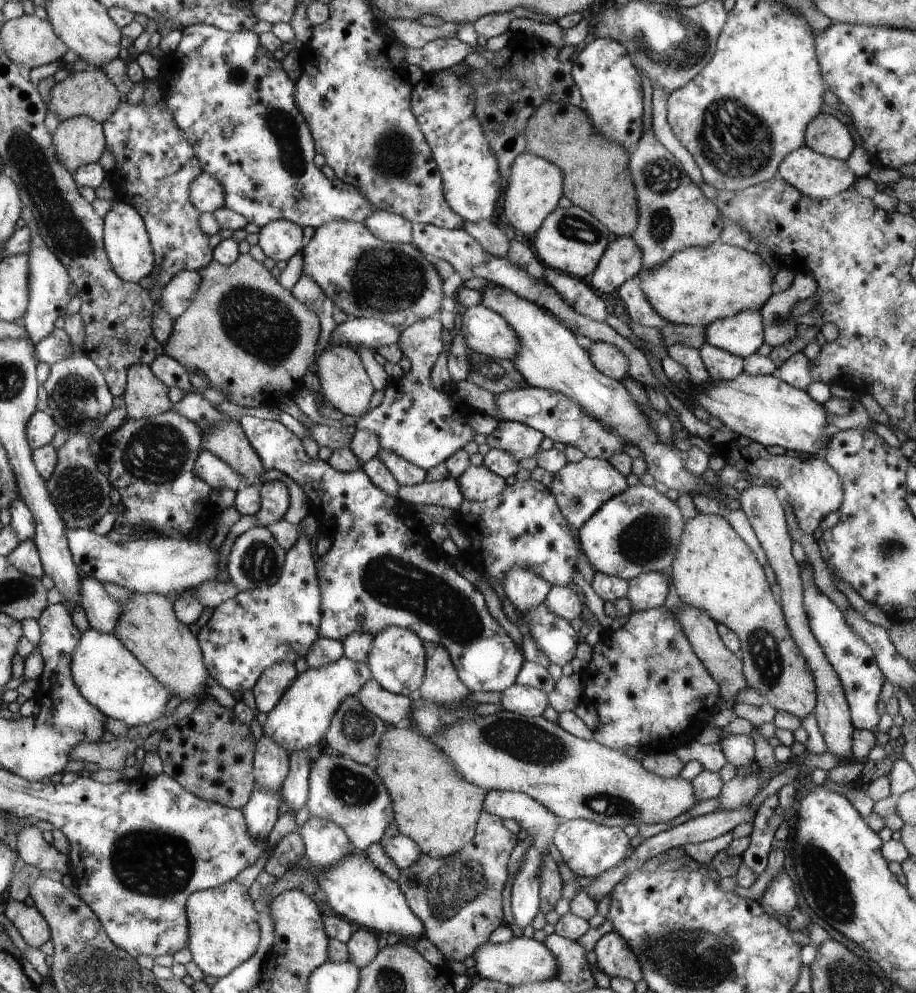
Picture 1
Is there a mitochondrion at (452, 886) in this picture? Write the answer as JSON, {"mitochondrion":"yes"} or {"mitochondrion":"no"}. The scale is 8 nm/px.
{"mitochondrion":"yes"}

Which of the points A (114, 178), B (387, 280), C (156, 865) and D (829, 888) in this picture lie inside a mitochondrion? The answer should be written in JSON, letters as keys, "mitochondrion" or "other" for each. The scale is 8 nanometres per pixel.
{"A":"other","B":"mitochondrion","C":"mitochondrion","D":"mitochondrion"}

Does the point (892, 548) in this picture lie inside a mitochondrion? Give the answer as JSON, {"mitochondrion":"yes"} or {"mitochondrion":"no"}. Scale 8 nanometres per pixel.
{"mitochondrion":"yes"}

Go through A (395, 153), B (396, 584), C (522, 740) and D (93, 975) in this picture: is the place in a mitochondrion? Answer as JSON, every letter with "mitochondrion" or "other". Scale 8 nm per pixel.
{"A":"mitochondrion","B":"mitochondrion","C":"mitochondrion","D":"mitochondrion"}

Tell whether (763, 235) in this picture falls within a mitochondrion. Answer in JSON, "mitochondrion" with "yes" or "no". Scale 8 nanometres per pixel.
{"mitochondrion":"no"}

